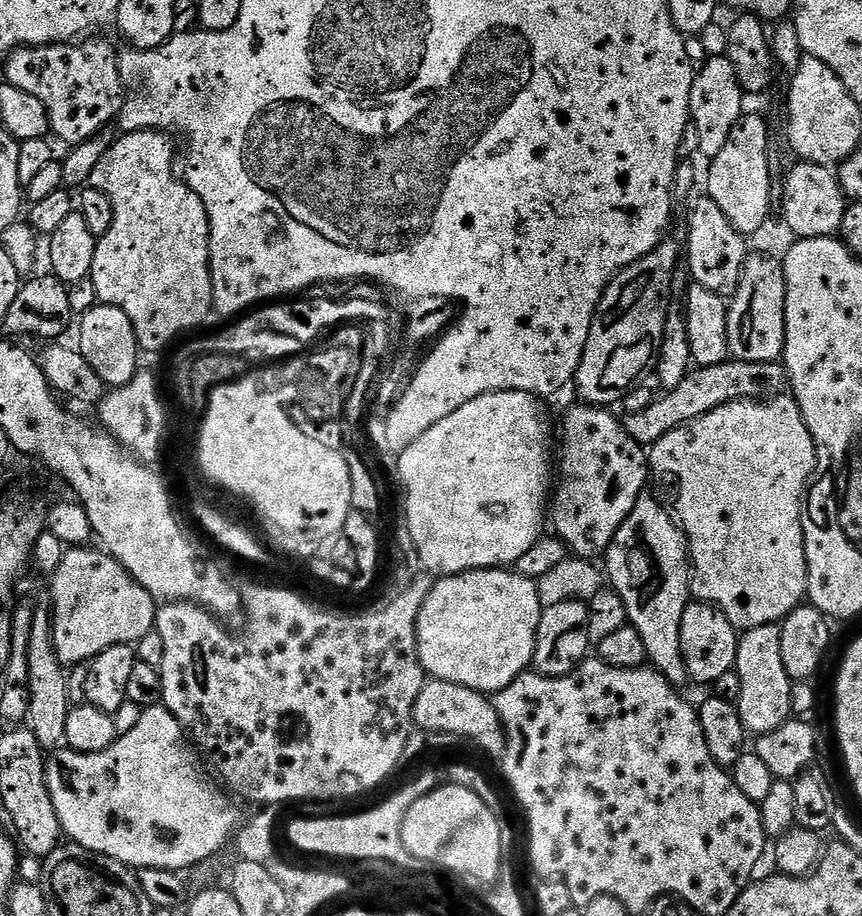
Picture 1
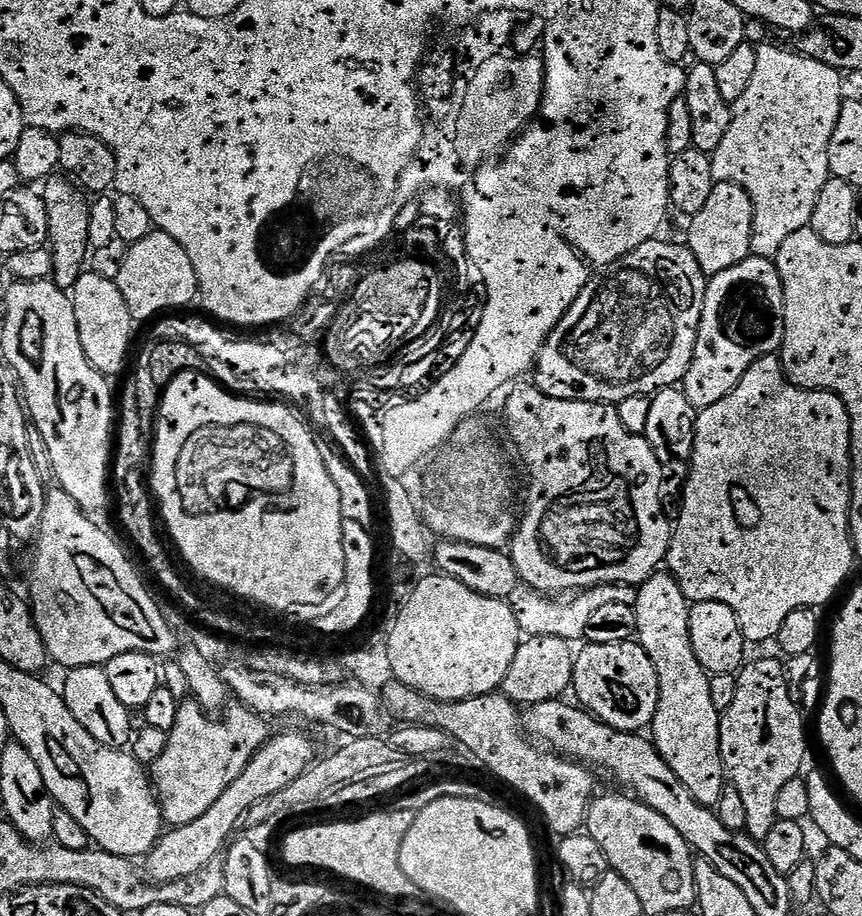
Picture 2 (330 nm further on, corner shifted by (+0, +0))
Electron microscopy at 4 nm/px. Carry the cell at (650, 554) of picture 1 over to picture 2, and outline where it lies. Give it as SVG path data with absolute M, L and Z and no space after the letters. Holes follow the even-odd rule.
M664 570L651 576L645 584L639 585L638 589L635 604L638 618L636 636L638 643L646 650L646 654L650 654L650 662L654 662L654 670L658 670L658 690L660 691L658 710L650 725L650 739L659 750L660 757L667 762L670 770L674 770L674 774L678 774L678 778L682 778L682 786L686 786L686 790L694 794L697 802L715 806L719 804L726 787L726 773L720 753L722 714L710 698L710 674L702 666L702 662L698 662L694 654L694 646L690 642L690 622L688 621L690 601L682 594L676 579Z

